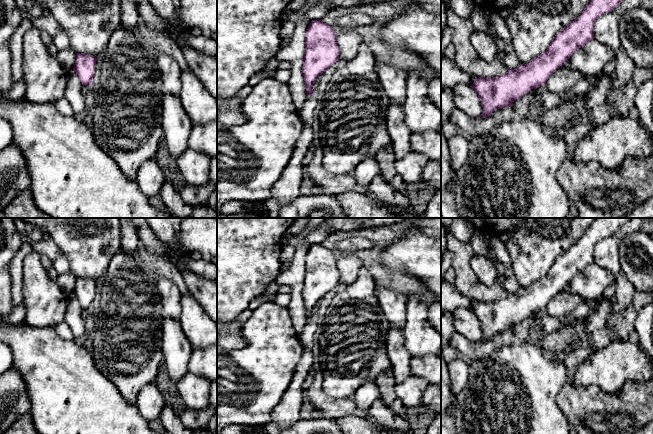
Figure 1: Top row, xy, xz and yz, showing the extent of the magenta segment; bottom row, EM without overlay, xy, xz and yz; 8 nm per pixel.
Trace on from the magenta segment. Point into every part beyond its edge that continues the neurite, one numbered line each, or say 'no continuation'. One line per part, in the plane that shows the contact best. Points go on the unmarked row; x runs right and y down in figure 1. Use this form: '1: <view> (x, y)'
no continuation

